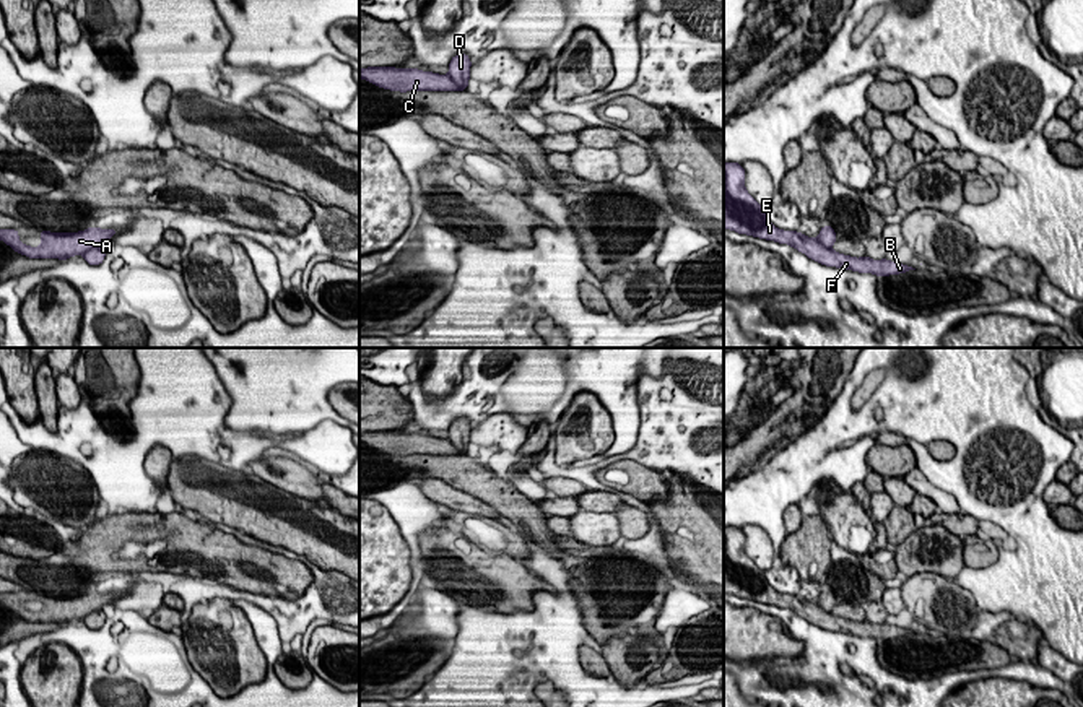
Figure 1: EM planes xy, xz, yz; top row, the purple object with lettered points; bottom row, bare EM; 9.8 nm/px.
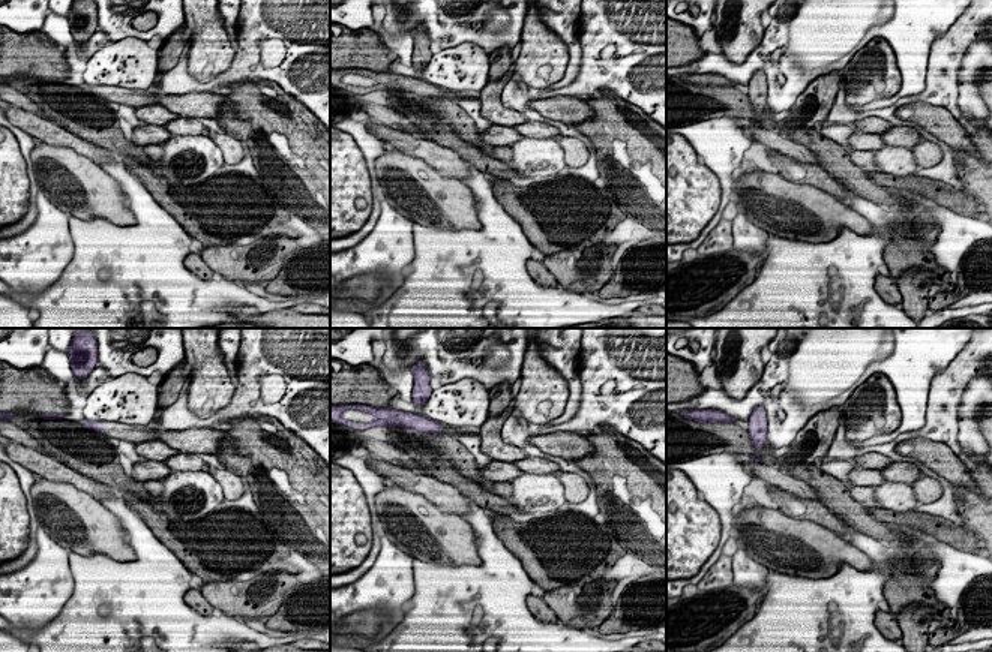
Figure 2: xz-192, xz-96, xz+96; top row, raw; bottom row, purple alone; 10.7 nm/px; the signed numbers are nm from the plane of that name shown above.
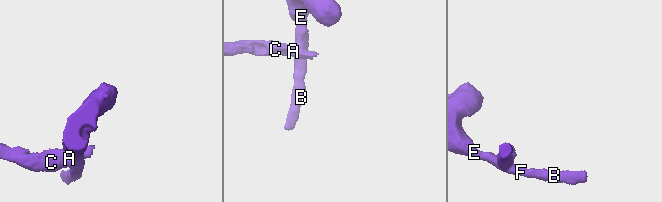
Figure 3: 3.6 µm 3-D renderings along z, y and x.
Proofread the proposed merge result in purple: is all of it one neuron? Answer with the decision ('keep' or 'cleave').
cleave

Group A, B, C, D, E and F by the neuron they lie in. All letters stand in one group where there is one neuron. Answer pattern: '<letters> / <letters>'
A C / B D E F

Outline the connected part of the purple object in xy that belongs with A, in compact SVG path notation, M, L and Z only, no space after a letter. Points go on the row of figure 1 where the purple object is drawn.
M96 226L78 232L39 231L42 244L39 247L29 247L20 242L18 229L0 229L0 241L29 258L67 260L73 255L83 255L93 247L102 245L104 241L109 241L115 234L117 229L99 229Z

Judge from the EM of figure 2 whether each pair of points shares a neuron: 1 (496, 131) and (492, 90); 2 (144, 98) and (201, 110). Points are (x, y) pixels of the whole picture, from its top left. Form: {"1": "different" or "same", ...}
{"1": "different", "2": "same"}

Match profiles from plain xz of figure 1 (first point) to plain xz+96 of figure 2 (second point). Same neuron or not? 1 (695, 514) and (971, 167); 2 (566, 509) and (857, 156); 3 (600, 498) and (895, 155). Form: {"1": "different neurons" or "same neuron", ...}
{"1": "same neuron", "2": "different neurons", "3": "different neurons"}

